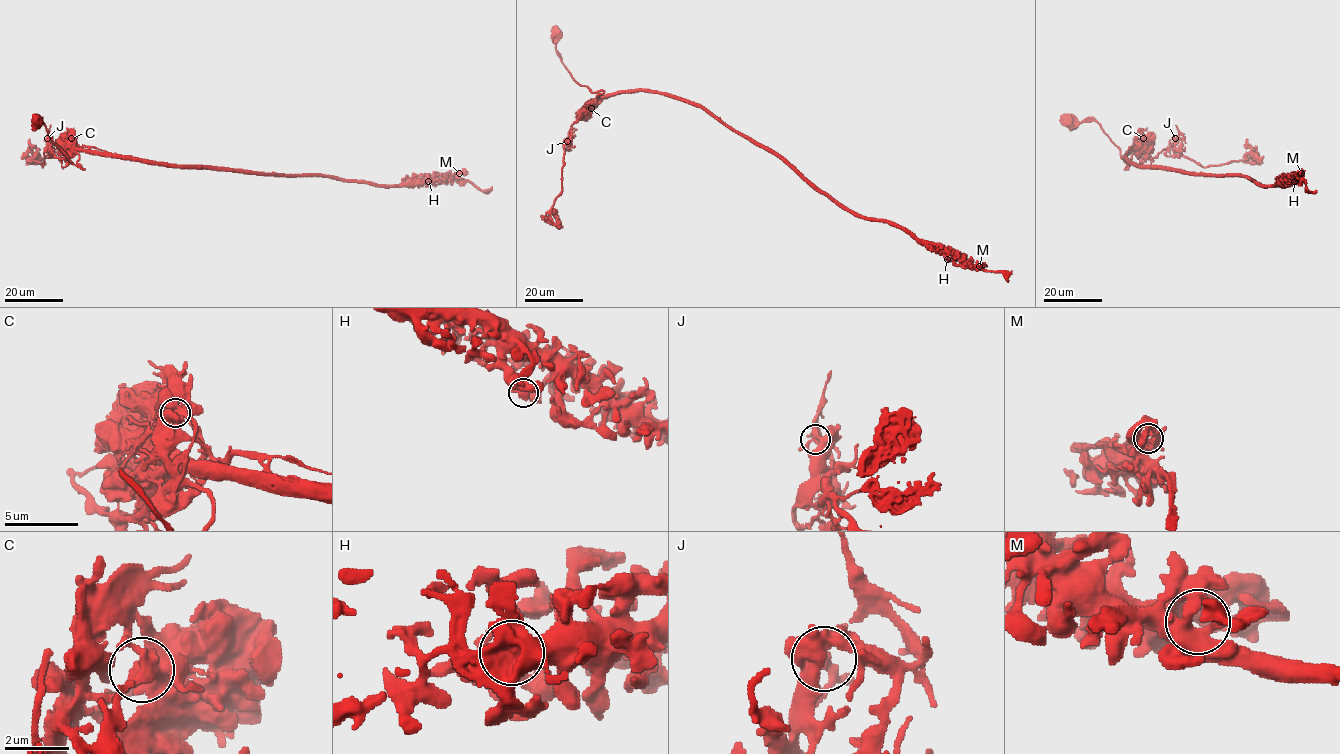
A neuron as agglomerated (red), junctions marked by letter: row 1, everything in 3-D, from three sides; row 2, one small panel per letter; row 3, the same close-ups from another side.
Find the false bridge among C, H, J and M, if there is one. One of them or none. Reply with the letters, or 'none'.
C

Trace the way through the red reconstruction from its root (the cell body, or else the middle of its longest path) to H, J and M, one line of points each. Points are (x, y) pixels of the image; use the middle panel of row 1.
H: (555, 32), (571, 76), (603, 92), (595, 100), (655, 91), (695, 103), (844, 206), (935, 243), (947, 259)
J: (555, 32), (556, 52), (571, 76), (592, 92), (603, 92), (581, 112), (570, 129), (567, 141)
M: (555, 32), (571, 76), (603, 92), (595, 100), (655, 91), (695, 103), (844, 206), (979, 266)

